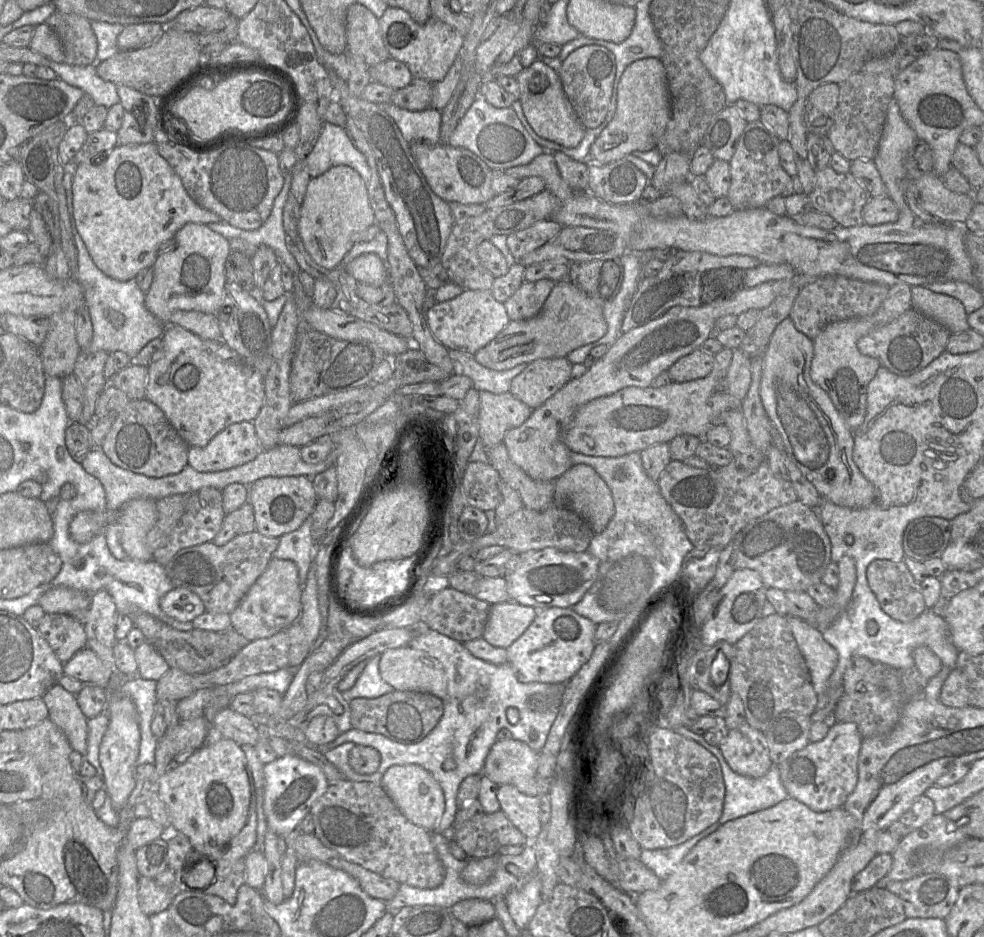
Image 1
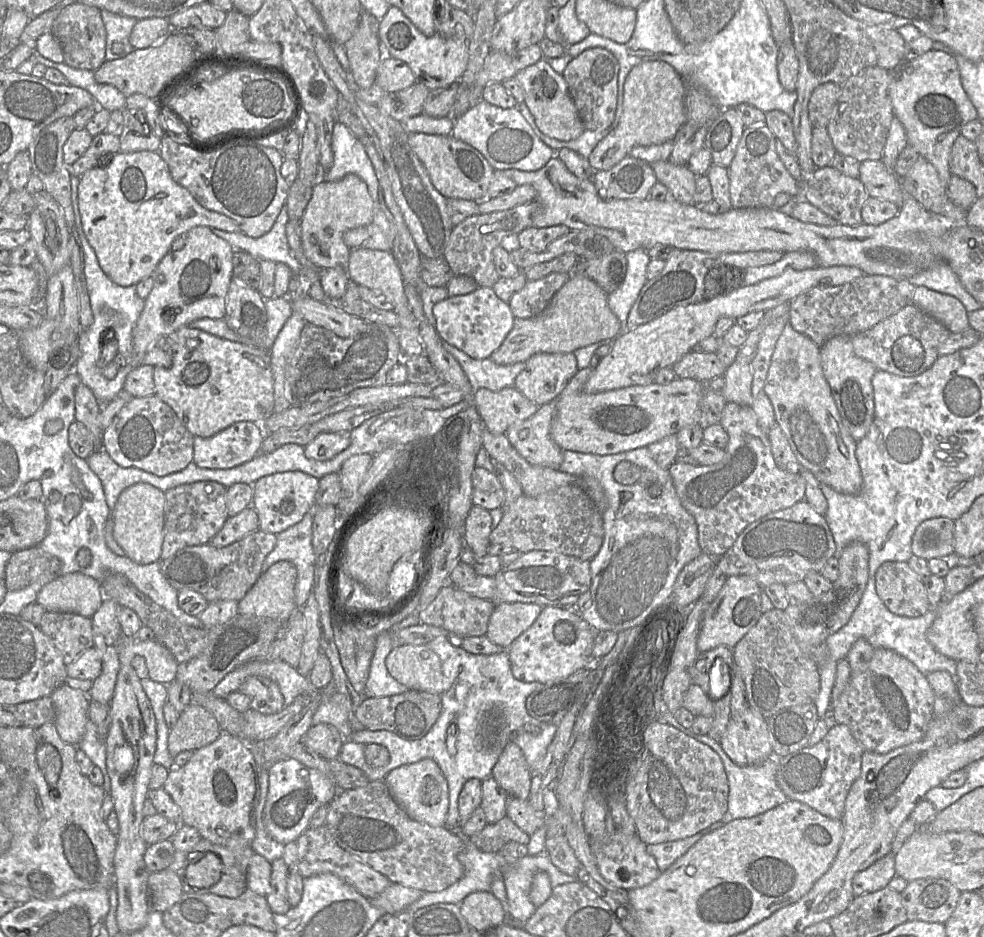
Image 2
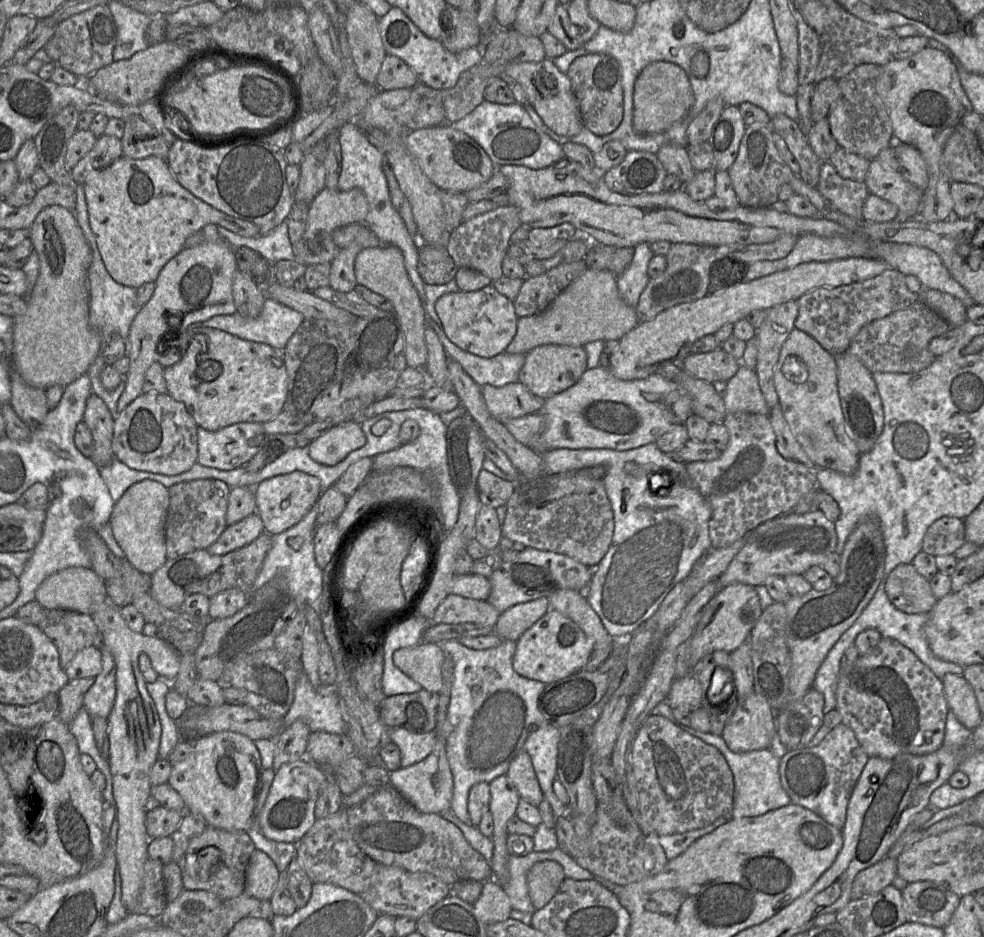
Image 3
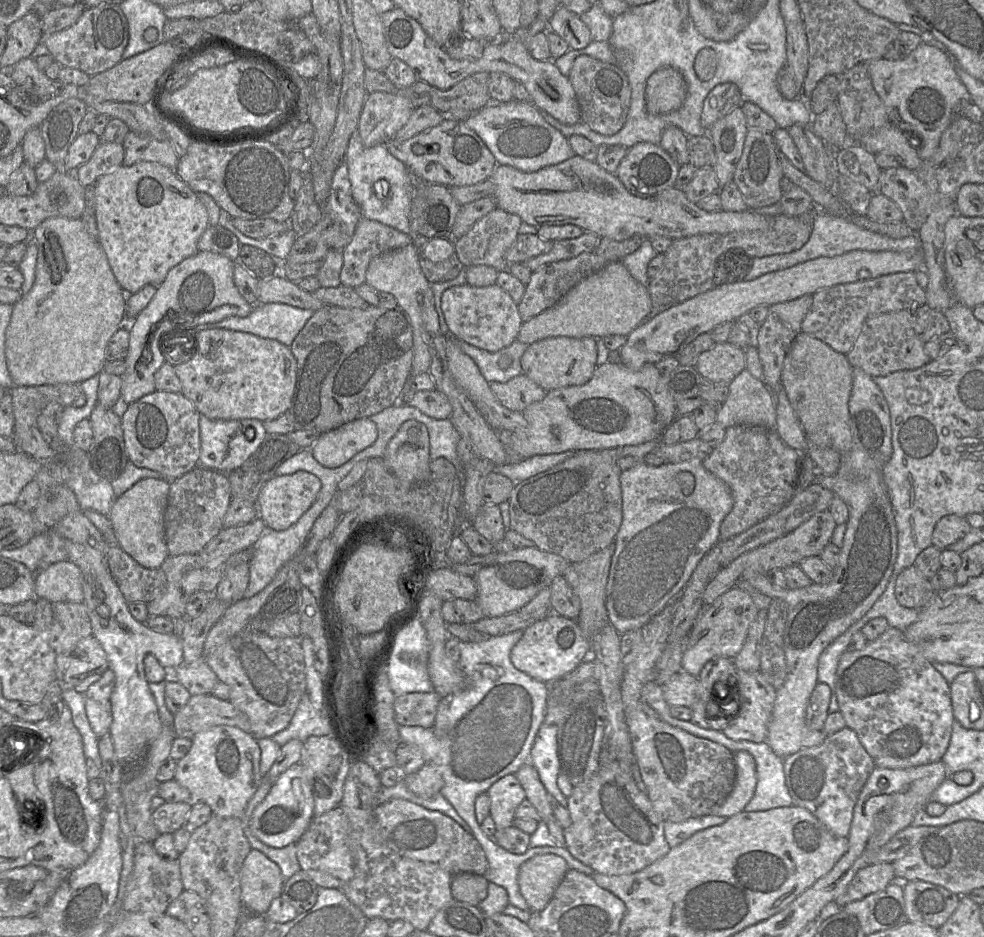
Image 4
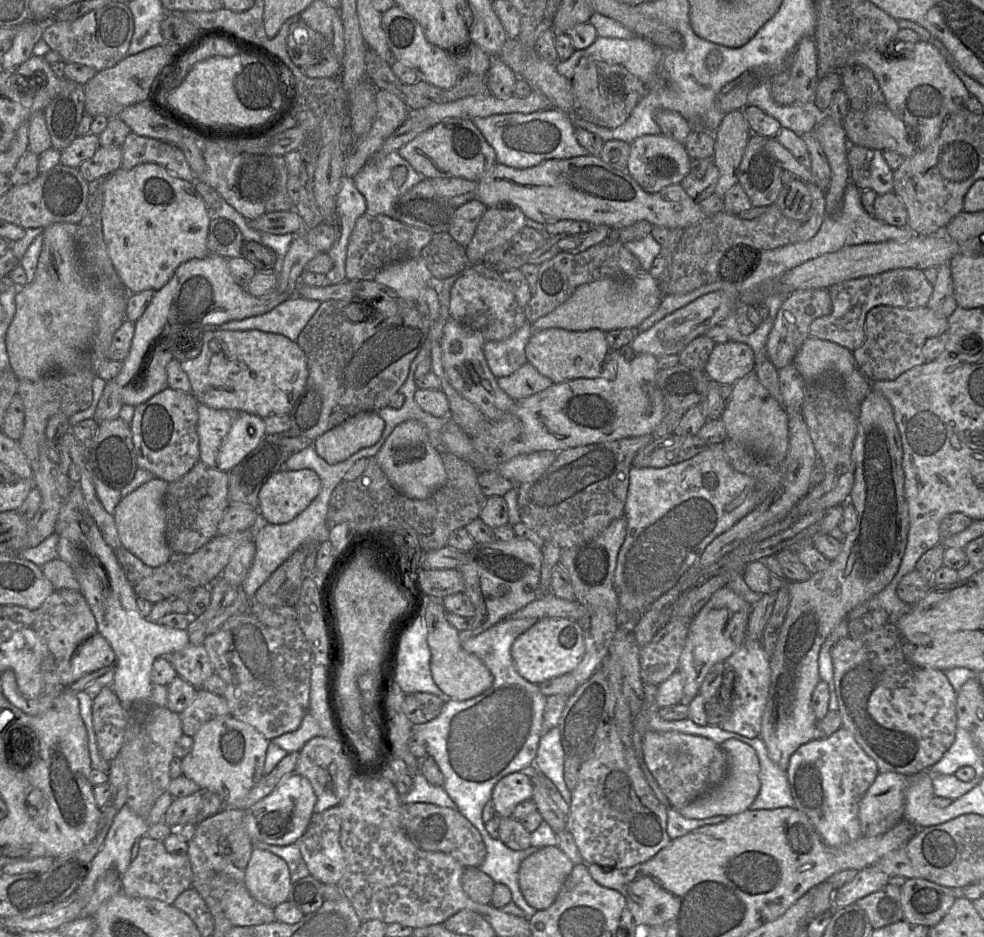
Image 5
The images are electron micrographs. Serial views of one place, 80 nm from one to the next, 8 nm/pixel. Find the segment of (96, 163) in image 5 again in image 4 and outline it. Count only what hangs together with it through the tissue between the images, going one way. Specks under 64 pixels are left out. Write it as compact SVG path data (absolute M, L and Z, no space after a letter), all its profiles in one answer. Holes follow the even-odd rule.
M100 142L91 158L80 165L74 175L84 187L93 184L102 175L122 165L124 150L121 143Z

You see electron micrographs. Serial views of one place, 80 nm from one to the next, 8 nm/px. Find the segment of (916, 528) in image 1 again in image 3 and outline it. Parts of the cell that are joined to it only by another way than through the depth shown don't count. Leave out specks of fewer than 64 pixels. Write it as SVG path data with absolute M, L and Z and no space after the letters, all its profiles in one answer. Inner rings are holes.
M944 516L928 527L921 551L933 556L952 555L965 542L964 519Z

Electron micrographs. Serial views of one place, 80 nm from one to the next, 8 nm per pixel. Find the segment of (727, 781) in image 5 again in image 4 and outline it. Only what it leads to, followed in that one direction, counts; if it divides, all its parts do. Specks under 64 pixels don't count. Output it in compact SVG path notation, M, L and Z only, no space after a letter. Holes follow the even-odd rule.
M737 751L734 753L734 762L734 787L720 804L712 808L709 815L730 818L742 812L755 793L757 775L754 757L747 751Z

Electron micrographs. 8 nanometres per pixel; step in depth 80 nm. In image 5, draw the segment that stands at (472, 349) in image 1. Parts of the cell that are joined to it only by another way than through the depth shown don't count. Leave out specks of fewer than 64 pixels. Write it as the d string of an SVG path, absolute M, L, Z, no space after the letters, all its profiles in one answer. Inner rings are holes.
M483 263L468 266L450 289L450 317L479 332L485 341L501 341L510 337L526 321L524 310L517 303L513 291L494 267L486 267Z

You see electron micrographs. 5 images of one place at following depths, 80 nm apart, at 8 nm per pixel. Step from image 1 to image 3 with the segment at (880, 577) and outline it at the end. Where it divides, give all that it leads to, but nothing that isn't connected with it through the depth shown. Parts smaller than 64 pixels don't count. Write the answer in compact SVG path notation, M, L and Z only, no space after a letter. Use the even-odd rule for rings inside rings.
M911 563L897 565L884 578L883 585L890 602L908 614L928 614L937 600L929 580L921 576Z

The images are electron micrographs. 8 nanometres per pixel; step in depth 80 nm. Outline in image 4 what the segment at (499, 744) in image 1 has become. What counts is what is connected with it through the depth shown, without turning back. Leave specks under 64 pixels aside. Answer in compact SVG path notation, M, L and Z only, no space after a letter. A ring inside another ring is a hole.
M529 761L522 765L515 776L525 791L526 799L535 807L541 820L554 818L554 812L548 800L548 792L532 763Z

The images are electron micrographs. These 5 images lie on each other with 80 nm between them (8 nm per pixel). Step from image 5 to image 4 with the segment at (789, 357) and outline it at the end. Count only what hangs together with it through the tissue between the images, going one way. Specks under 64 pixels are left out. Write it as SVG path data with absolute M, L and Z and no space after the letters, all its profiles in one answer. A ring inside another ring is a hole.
M804 295L791 301L779 302L769 306L769 312L756 337L756 347L763 367L763 381L773 392L781 381L785 356L795 337L802 331L802 321L813 302L812 295Z

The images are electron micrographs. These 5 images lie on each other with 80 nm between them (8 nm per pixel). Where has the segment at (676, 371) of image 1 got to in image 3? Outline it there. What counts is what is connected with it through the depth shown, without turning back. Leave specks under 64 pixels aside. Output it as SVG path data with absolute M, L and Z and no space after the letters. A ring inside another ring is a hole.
M721 346L707 353L689 353L680 363L684 371L709 383L727 382L740 365L741 361L725 352Z

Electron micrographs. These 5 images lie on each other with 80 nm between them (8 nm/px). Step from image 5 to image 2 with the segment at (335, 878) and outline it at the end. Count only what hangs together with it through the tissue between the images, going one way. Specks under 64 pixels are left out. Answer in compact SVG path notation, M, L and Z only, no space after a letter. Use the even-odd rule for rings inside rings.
M326 825L318 828L308 828L301 834L296 843L298 846L299 872L304 878L331 873L344 880L368 899L375 898L391 884L383 874L342 849L336 843Z

